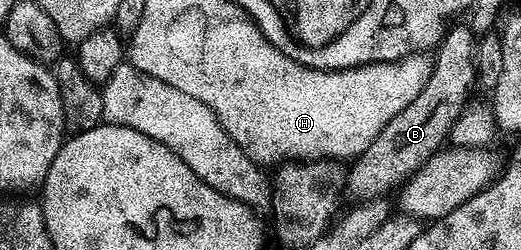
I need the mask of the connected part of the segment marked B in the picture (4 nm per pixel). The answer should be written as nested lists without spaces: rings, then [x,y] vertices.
[[[454,24],[447,29],[437,47],[434,59],[434,71],[424,86],[424,92],[400,112],[388,120],[376,140],[366,151],[353,159],[350,175],[346,178],[346,190],[359,203],[373,201],[374,198],[386,198],[389,190],[397,191],[409,180],[430,157],[443,149],[450,137],[452,124],[463,110],[467,109],[470,98],[470,84],[476,80],[474,52],[476,35],[469,25]]]

